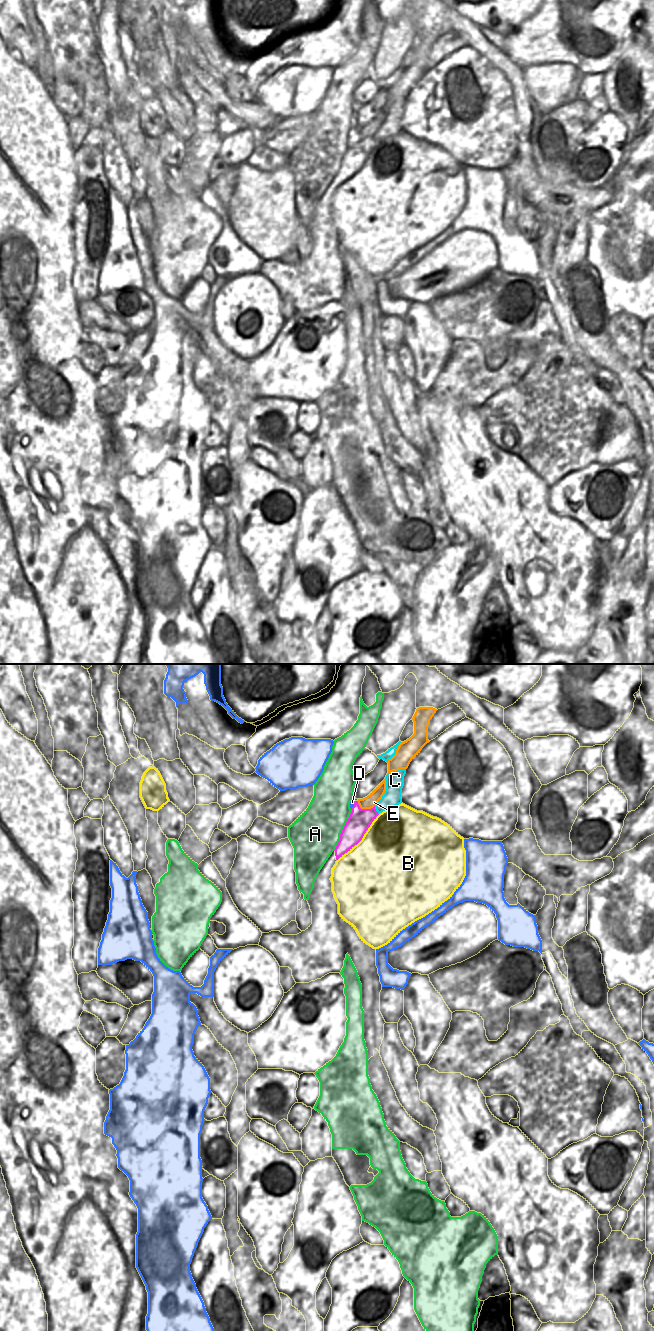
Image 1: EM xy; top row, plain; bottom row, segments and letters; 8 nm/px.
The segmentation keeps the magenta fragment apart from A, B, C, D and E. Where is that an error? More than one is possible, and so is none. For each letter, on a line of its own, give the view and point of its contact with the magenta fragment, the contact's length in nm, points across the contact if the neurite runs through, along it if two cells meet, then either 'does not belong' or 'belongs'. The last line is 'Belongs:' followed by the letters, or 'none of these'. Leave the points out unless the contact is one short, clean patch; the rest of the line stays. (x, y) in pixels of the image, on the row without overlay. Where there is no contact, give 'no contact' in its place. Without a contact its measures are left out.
A: meets magenta in xy at (342, 158); contact 360 nm long; border along xy (352, 137), (340, 162), (340, 167), (333, 178); does not belong
B: meets magenta in xy at (361, 167); contact 500 nm long; does not belong
C: meets magenta in xy at (375, 138); contact 80 nm long; does not belong
D: meets magenta in xy at (354, 133); contact 70 nm long; does not belong
E: meets magenta in xy at (364, 137); contact 150 nm long; belongs
Belongs: E

